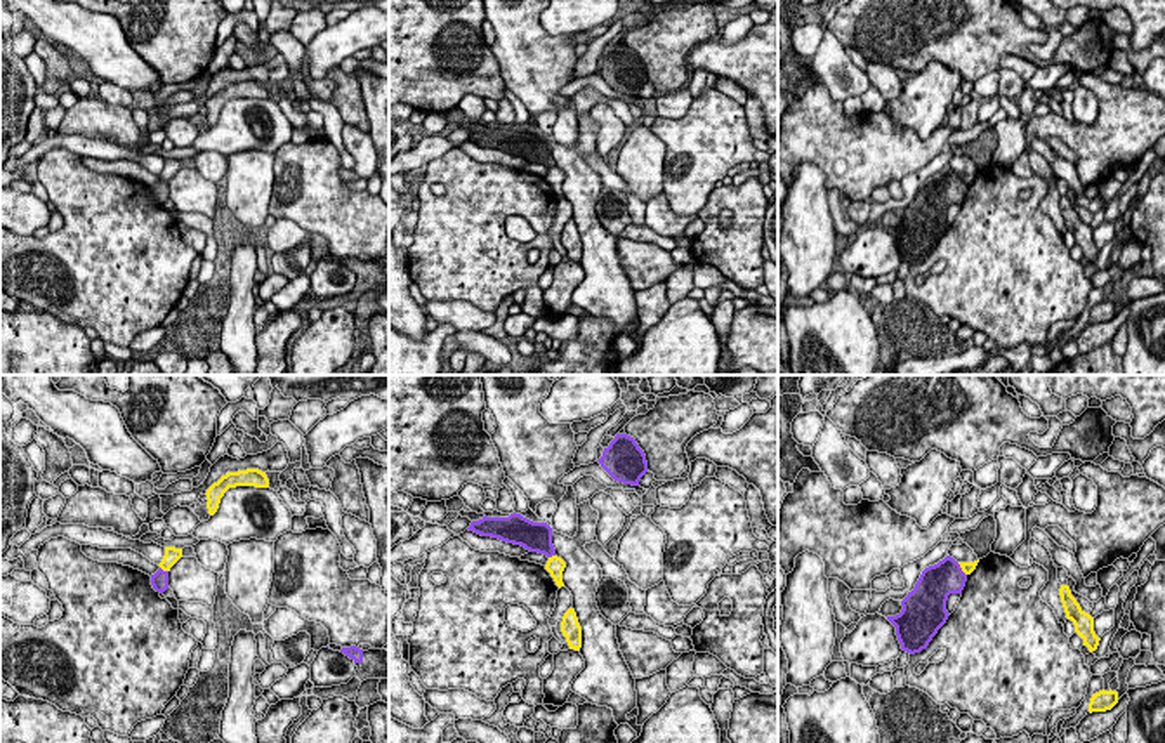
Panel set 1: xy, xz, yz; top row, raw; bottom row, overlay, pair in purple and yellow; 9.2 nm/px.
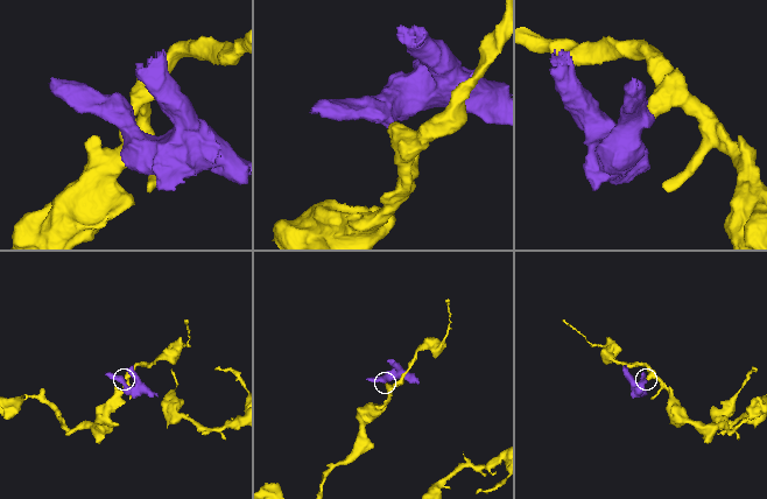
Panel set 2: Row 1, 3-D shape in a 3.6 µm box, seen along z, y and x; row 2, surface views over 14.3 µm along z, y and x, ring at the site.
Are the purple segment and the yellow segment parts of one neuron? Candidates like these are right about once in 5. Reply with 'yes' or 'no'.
no

